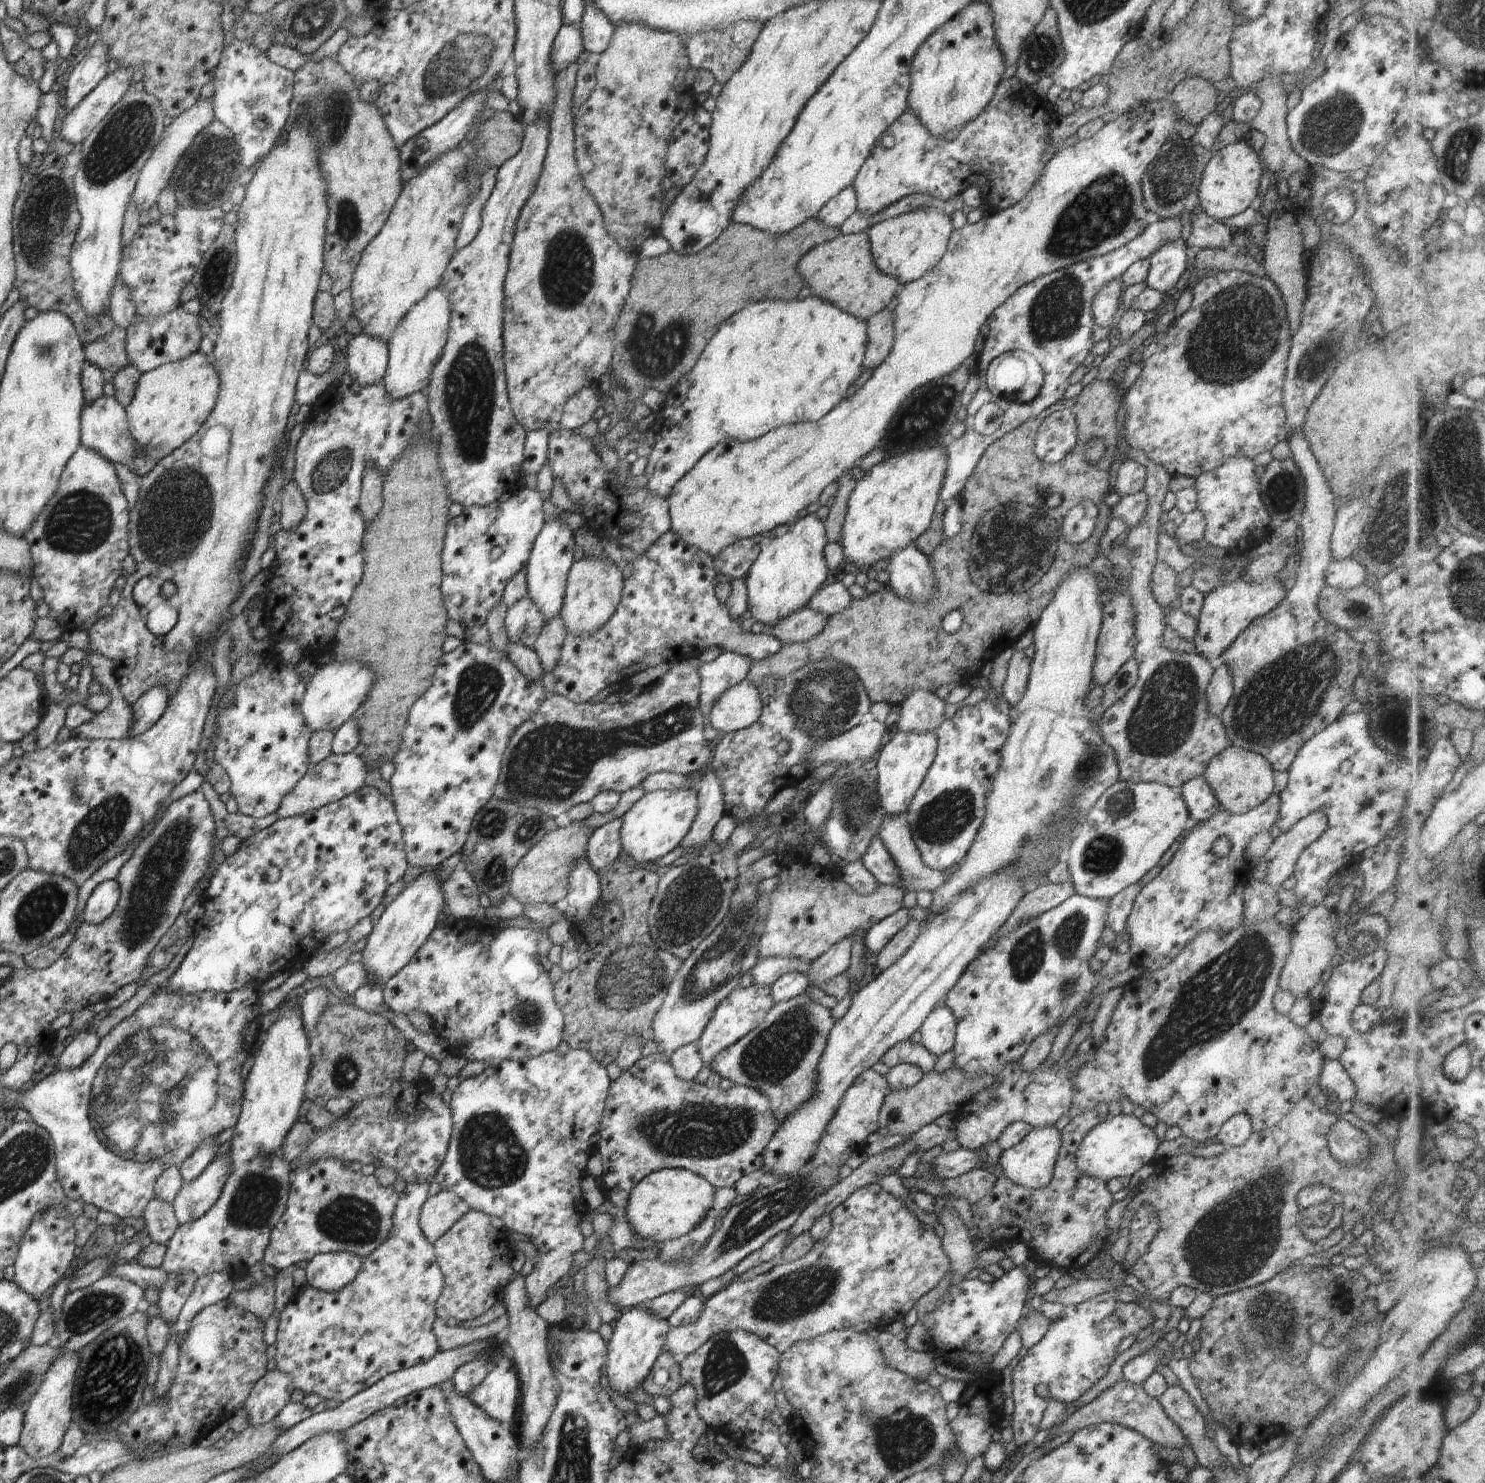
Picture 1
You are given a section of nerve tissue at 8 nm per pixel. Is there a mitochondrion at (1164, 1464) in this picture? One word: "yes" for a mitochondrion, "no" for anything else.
no

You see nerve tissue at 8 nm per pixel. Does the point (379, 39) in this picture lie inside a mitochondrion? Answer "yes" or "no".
no

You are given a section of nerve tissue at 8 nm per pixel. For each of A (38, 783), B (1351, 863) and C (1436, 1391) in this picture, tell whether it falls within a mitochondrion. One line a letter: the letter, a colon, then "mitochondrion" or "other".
A: other
B: other
C: other

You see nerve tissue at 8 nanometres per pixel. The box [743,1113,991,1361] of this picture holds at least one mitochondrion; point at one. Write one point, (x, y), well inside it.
(795, 1294)

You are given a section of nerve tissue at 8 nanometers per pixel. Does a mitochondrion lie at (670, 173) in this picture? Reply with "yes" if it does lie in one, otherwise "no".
no

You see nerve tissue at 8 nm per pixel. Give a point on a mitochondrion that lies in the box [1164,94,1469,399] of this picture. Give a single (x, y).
(1236, 334)

